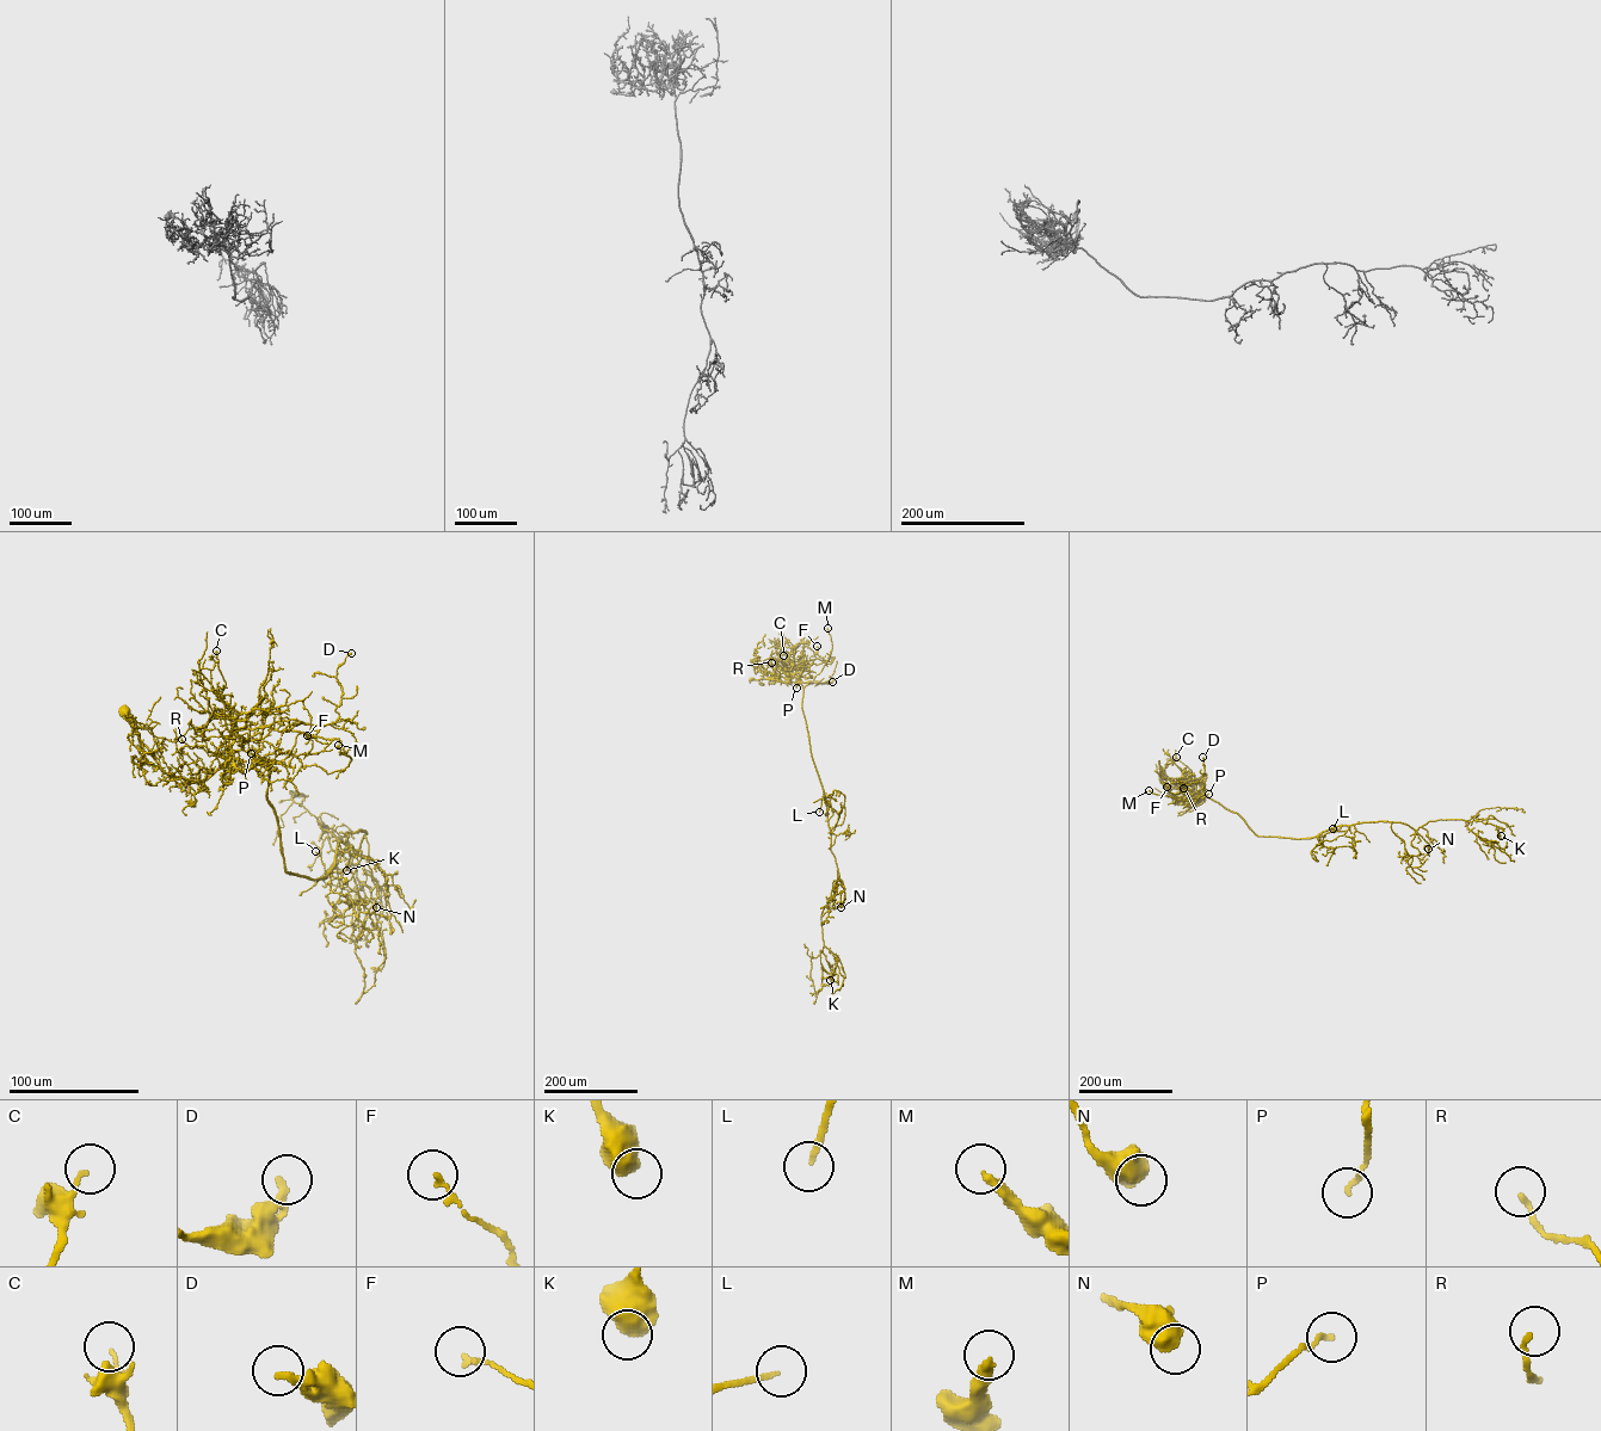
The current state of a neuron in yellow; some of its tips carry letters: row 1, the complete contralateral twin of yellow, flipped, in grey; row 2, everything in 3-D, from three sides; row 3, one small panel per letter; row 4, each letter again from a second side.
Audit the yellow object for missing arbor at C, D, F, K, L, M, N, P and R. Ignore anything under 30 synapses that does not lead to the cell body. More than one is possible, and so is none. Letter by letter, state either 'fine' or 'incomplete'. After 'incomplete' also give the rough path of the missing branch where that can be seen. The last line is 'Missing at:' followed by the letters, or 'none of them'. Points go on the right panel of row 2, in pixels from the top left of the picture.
C: fine
D: fine
F: fine
K: fine
L: incomplete; missing branch runs (1332, 828), (1359, 825)
M: incomplete
N: fine
P: fine
R: fine
Missing at: L, M

